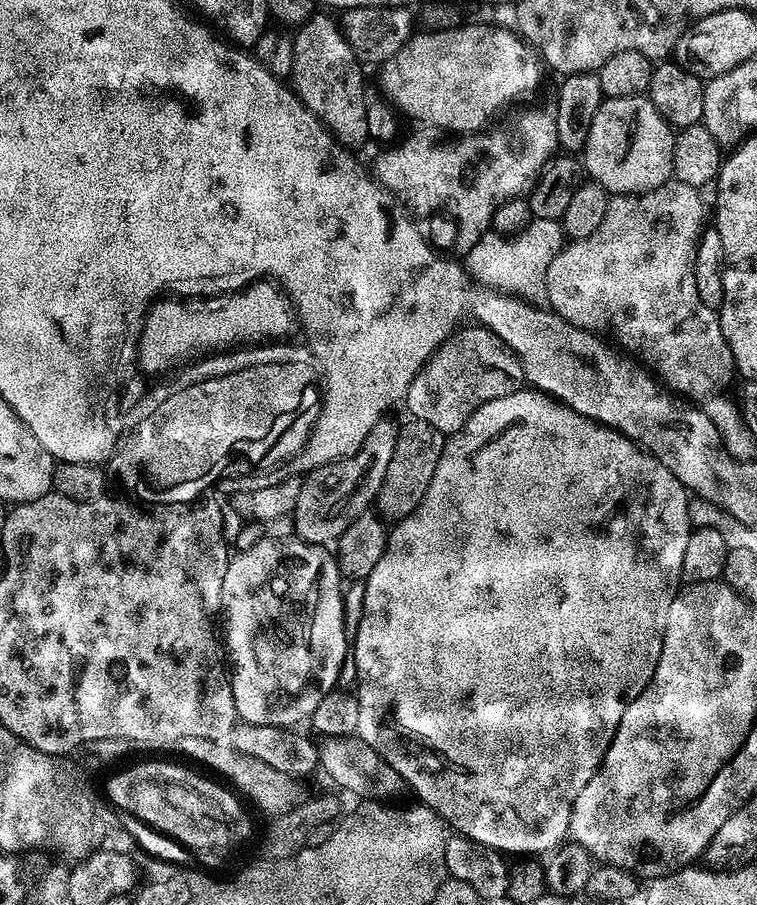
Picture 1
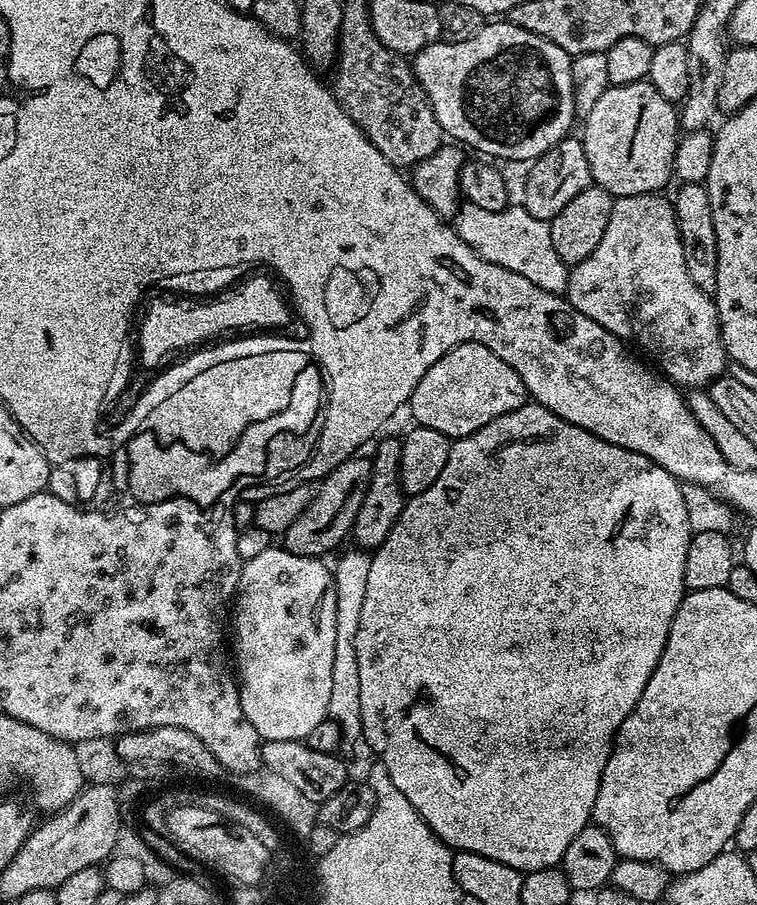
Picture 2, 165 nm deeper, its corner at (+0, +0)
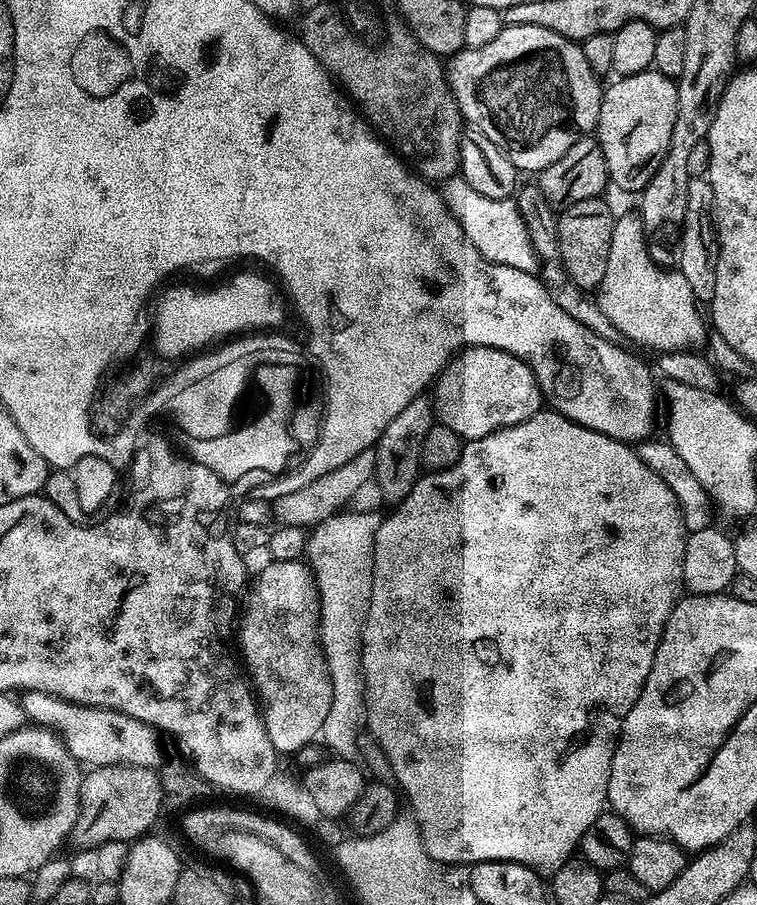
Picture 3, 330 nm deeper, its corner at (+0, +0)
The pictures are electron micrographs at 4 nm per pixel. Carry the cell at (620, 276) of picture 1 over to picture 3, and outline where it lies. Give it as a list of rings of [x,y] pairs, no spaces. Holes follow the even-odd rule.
[[[636,214],[616,216],[606,278],[602,278],[598,289],[598,303],[602,314],[614,322],[625,341],[633,340],[640,348],[653,348],[656,354],[691,349],[695,345],[692,343],[706,332],[696,309],[698,301],[686,278],[682,278],[678,270],[663,270],[650,258],[644,227]]]

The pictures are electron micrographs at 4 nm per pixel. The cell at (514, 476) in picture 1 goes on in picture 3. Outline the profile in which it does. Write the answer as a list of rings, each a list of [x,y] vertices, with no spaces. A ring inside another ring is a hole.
[[[541,410],[534,418],[526,418],[526,422],[518,422],[509,428],[499,428],[486,438],[469,440],[464,445],[458,462],[440,472],[428,472],[416,481],[410,494],[395,505],[396,508],[389,516],[385,515],[378,526],[378,534],[374,538],[374,582],[370,594],[370,610],[366,614],[366,622],[362,630],[362,670],[364,671],[364,697],[366,698],[367,731],[372,731],[378,747],[384,751],[392,772],[396,775],[395,783],[402,793],[403,799],[412,807],[411,815],[420,828],[420,837],[424,843],[426,854],[439,864],[458,864],[468,866],[487,864],[490,860],[505,860],[511,864],[526,864],[538,866],[544,874],[556,872],[558,866],[564,864],[580,846],[580,839],[594,826],[594,822],[606,810],[608,804],[608,783],[610,782],[610,766],[614,758],[616,740],[620,737],[622,722],[626,714],[638,702],[638,694],[642,694],[642,686],[646,686],[646,678],[650,674],[650,666],[654,666],[654,654],[658,650],[658,642],[664,633],[666,622],[670,618],[676,601],[681,599],[684,588],[684,542],[686,529],[678,498],[674,498],[674,490],[642,462],[635,447],[629,446],[623,440],[615,440],[601,432],[590,430],[570,418],[566,418],[555,410]]]

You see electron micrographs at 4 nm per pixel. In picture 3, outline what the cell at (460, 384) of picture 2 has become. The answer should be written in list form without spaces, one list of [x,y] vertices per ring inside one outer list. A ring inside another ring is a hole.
[[[469,346],[457,352],[435,381],[434,392],[435,388],[434,412],[439,423],[450,426],[465,442],[526,422],[526,418],[534,418],[545,403],[544,393],[527,360],[486,346]]]

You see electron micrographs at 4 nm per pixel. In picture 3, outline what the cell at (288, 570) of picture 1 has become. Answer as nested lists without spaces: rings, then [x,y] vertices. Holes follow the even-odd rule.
[[[300,560],[268,564],[250,594],[245,612],[243,609],[238,652],[258,693],[270,742],[277,753],[295,754],[323,733],[332,683],[320,645],[320,600],[315,576]]]

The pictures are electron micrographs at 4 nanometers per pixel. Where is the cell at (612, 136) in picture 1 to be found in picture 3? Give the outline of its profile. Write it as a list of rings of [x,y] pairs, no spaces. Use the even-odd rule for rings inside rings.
[[[655,70],[622,76],[613,81],[609,88],[607,85],[603,89],[594,139],[599,142],[606,158],[609,181],[624,192],[639,194],[650,178],[654,178],[654,170],[662,166],[662,158],[666,158],[670,130],[674,130],[678,111],[677,81]]]

